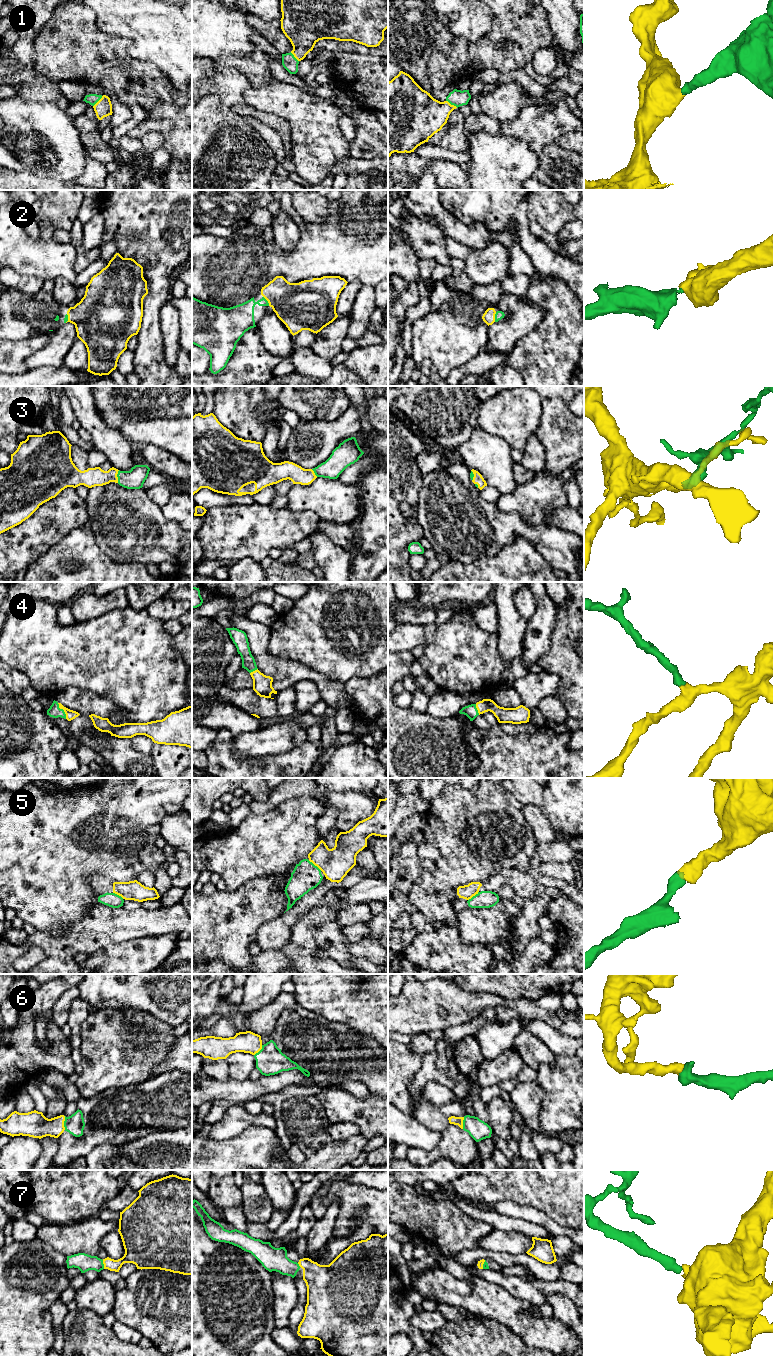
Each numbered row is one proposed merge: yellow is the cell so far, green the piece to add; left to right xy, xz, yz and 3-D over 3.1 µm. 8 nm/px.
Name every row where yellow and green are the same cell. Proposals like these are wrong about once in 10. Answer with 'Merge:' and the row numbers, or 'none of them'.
Merge: 1, 2, 3, 4, 6, 7

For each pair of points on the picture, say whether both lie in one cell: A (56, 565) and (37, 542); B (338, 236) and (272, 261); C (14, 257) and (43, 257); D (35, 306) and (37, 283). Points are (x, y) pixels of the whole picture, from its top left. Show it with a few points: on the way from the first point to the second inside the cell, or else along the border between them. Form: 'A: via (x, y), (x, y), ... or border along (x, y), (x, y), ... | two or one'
A: border along (64, 537), (54, 543), (28, 567) | two
B: via (322, 251), (304, 261), (288, 261) | one
C: via (21, 257), (36, 257) | one
D: border along (13, 288), (26, 293), (36, 293), (41, 290) | two

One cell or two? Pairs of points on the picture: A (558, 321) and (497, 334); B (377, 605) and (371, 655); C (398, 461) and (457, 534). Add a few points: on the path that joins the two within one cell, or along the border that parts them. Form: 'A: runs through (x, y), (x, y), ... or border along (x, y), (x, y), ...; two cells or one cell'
A: border along (539, 304), (544, 317), (518, 339); two cells
B: runs through (373, 617), (373, 643); one cell
C: border along (423, 476), (419, 500), (416, 506); two cells

